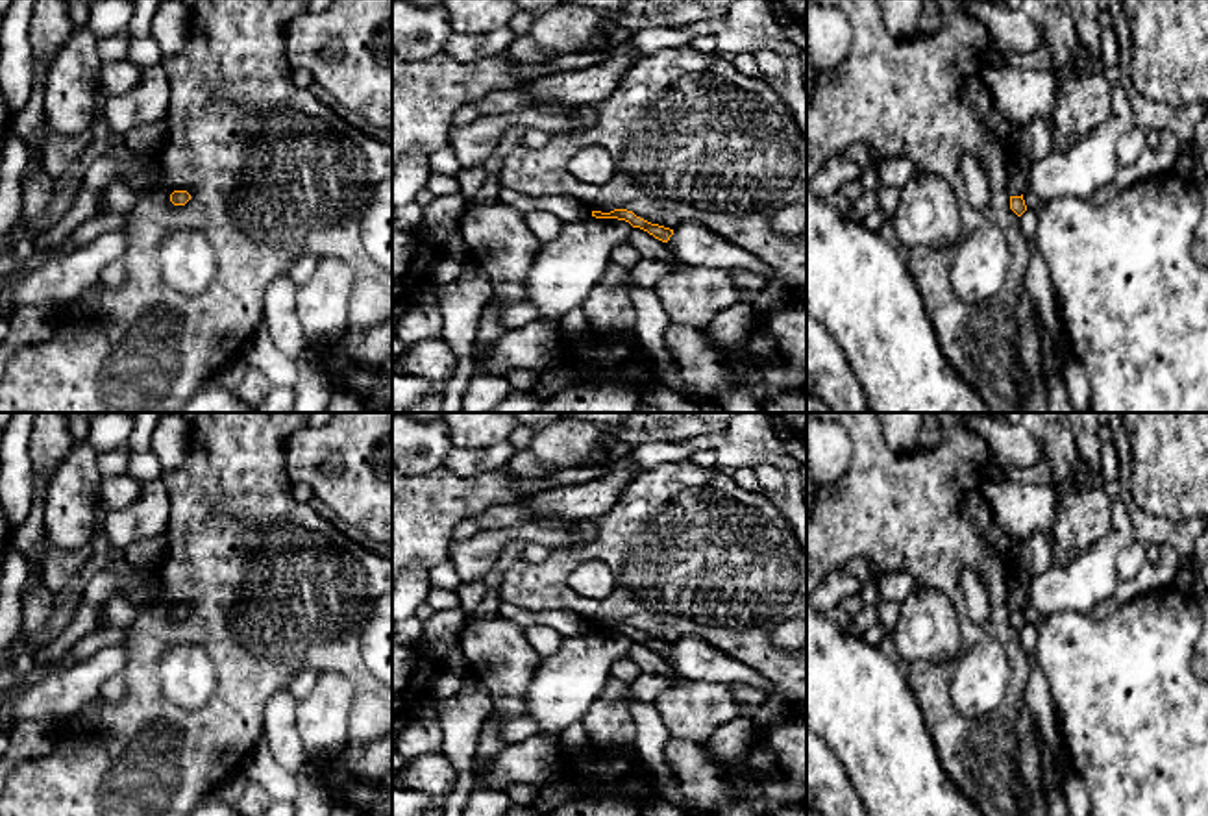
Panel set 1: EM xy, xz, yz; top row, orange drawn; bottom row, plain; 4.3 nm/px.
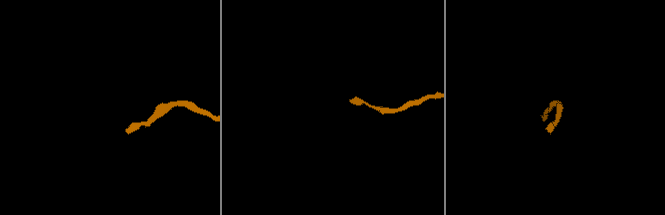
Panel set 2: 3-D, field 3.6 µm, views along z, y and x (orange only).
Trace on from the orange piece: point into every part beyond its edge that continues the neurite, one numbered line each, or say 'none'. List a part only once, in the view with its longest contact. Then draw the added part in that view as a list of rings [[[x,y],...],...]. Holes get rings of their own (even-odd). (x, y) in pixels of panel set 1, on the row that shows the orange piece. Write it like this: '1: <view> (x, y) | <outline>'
none

